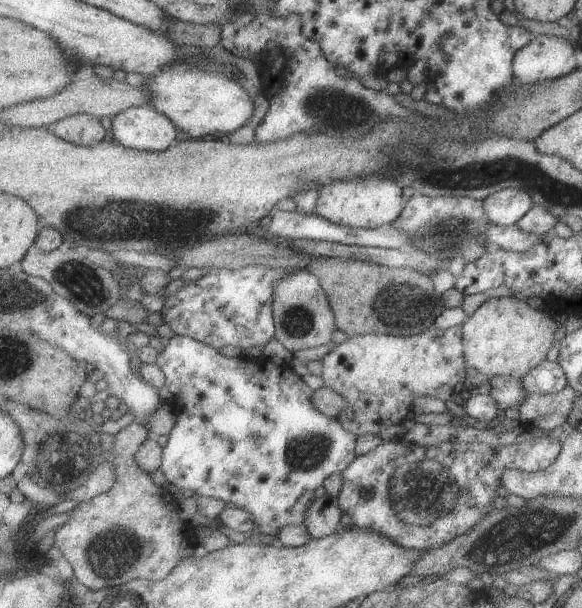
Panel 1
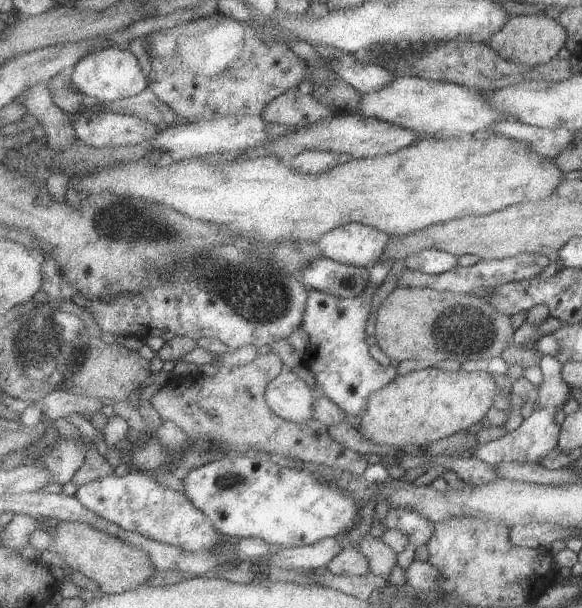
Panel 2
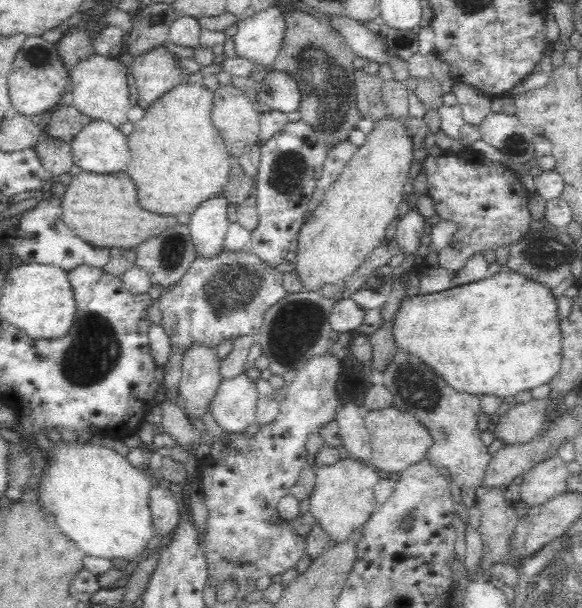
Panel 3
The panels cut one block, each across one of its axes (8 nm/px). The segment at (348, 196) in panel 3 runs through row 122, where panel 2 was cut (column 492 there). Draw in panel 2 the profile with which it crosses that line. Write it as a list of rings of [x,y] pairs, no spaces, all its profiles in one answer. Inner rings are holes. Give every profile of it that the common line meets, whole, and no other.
[[[428,366],[424,369],[415,369],[412,373],[399,375],[381,390],[370,396],[369,406],[363,415],[360,415],[360,427],[355,433],[377,444],[389,446],[419,446],[440,441],[448,436],[467,430],[469,426],[479,422],[491,410],[497,398],[498,386],[495,377],[489,372],[467,371],[462,367],[456,371],[448,371]]]

